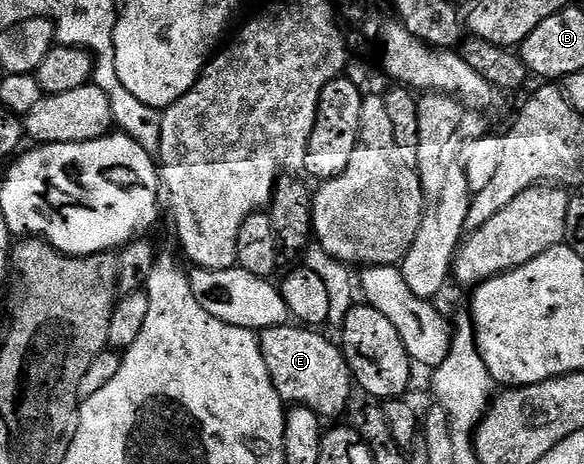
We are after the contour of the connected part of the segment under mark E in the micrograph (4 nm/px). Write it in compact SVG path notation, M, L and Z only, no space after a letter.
M289 321L278 327L265 327L259 333L261 352L282 403L311 409L325 421L337 421L349 407L355 382L342 348L321 334L325 333Z

